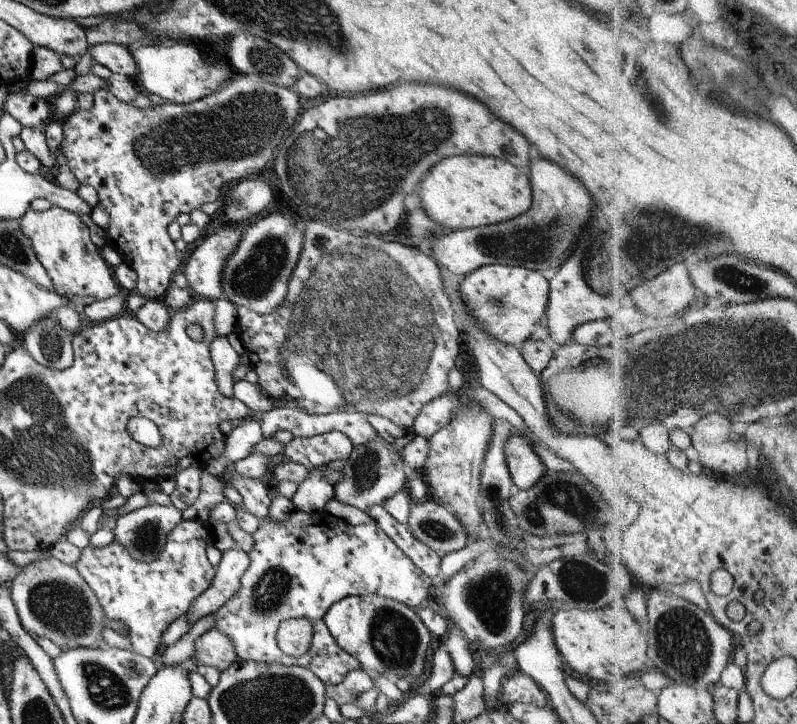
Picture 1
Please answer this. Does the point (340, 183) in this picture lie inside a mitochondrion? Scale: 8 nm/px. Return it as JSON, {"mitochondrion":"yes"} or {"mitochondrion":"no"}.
{"mitochondrion":"yes"}

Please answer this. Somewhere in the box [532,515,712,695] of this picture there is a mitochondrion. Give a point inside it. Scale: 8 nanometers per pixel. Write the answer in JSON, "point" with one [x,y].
{"point":[582,582]}

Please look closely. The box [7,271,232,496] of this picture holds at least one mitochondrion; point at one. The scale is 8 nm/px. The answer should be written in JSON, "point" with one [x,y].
{"point":[50,342]}

